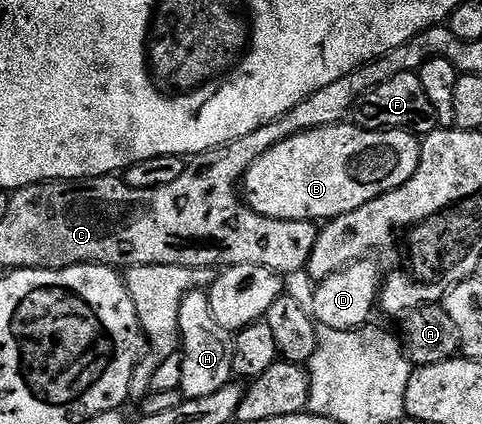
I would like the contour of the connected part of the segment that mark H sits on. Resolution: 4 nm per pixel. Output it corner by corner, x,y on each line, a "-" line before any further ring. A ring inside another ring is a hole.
206,289
190,290
181,300
179,313
179,336
181,339
181,384
184,398
213,396
232,381
235,369
235,344
232,331
221,328
213,317
213,304
209,304

